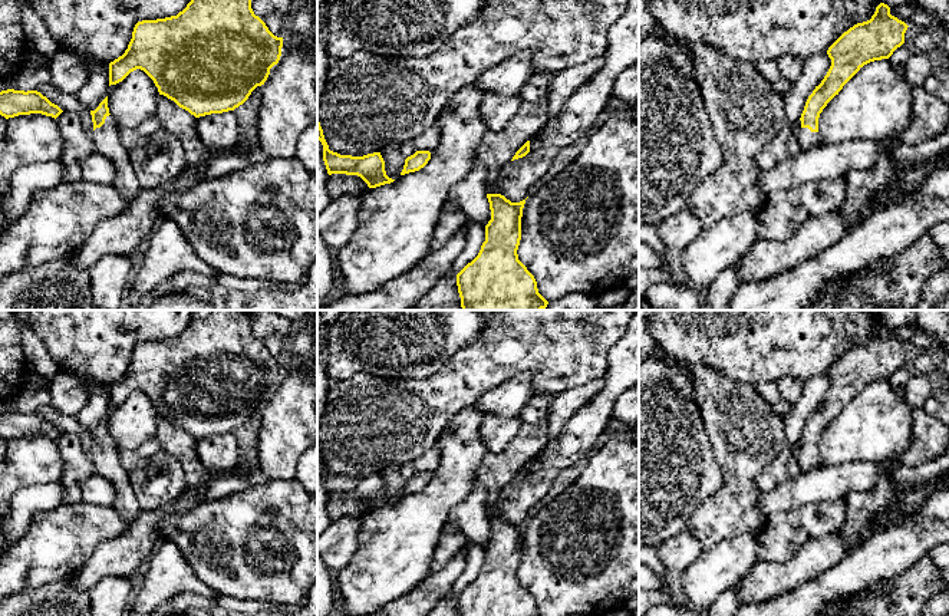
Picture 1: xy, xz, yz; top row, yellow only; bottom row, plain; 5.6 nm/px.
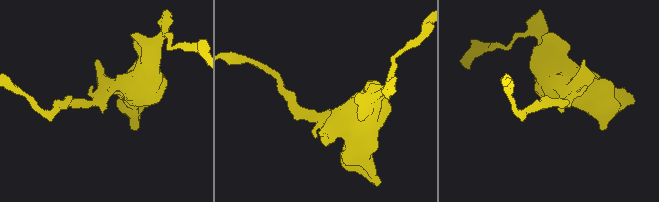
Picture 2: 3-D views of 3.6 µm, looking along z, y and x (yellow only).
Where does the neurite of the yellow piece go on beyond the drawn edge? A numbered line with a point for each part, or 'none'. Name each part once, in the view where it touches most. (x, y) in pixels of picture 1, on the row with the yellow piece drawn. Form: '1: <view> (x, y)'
1: xy (106, 140)

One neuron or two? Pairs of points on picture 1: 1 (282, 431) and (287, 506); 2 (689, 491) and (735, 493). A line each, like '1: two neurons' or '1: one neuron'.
1: two neurons
2: two neurons

